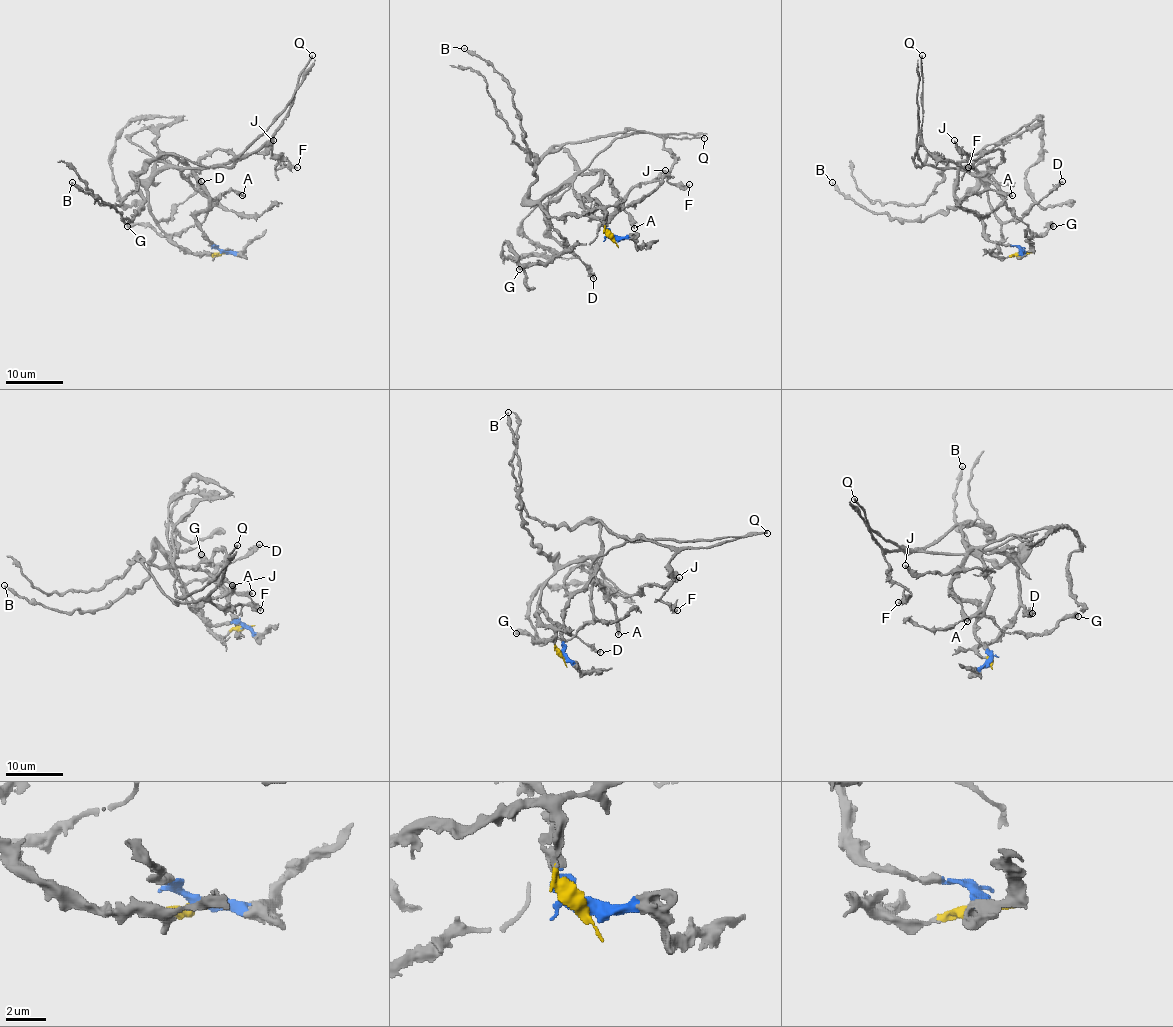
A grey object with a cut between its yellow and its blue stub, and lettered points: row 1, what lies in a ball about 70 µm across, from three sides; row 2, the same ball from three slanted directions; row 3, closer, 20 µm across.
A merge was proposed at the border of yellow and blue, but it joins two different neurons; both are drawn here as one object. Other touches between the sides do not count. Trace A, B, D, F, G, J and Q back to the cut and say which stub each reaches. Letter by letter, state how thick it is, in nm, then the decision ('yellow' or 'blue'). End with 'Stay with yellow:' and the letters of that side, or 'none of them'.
A: 280 nm thick; blue
B: 150 nm thick; yellow
D: 220 nm thick; yellow
F: 320 nm thick; blue
G: 440 nm thick; yellow
J: 220 nm thick; yellow
Q: 200 nm thick; blue
Stay with yellow: B, D, G, J

